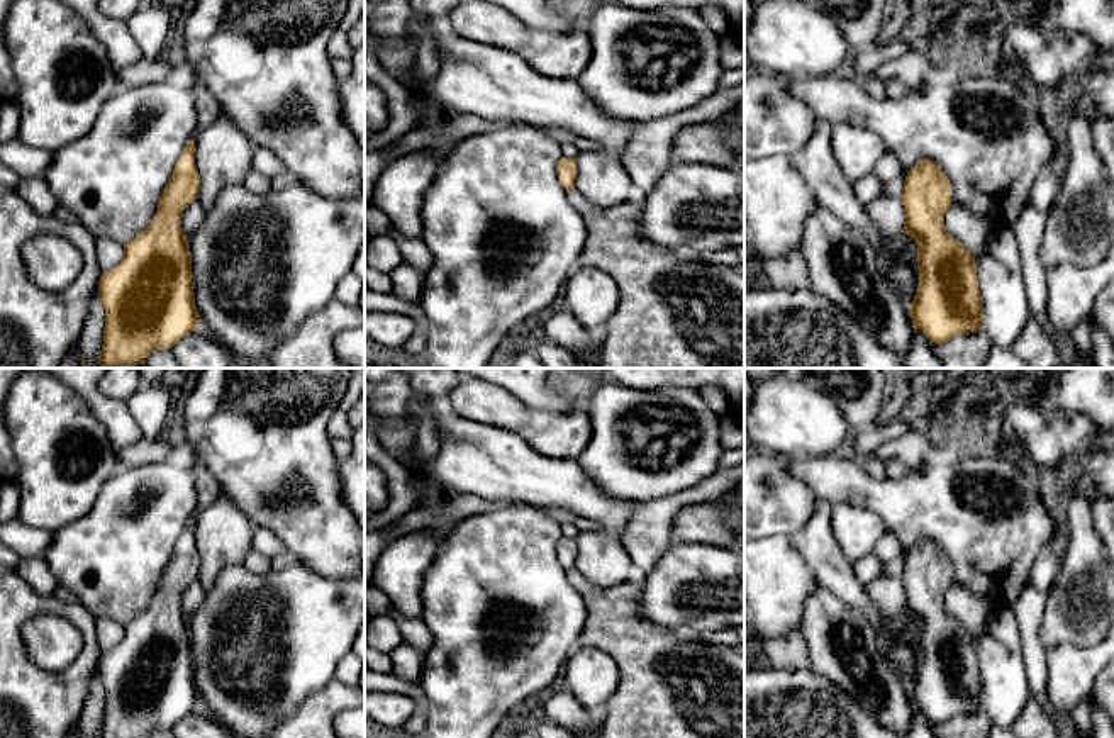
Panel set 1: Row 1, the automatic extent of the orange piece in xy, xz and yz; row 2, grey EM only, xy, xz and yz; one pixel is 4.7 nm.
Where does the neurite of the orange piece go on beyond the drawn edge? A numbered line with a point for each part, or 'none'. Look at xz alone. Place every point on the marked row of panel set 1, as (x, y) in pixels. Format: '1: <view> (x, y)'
none

